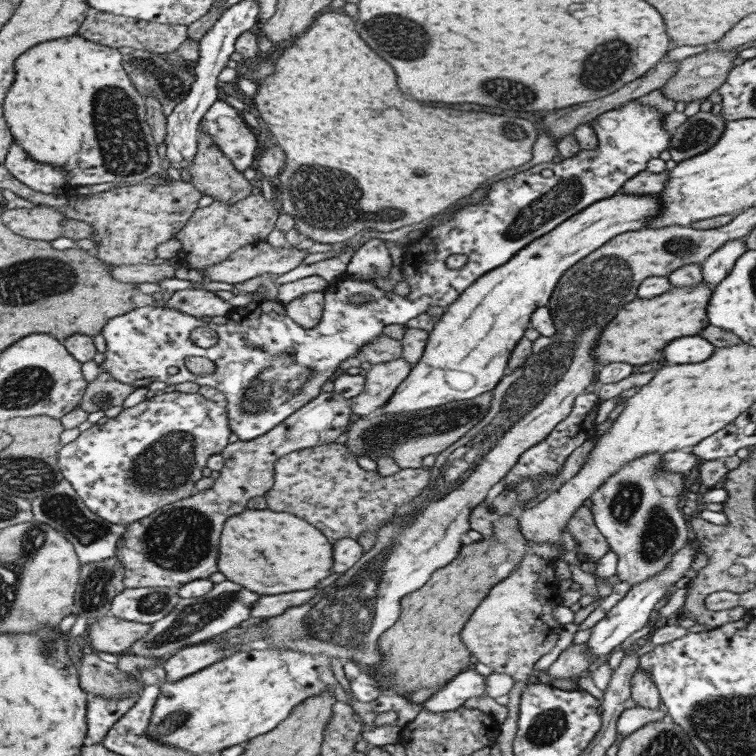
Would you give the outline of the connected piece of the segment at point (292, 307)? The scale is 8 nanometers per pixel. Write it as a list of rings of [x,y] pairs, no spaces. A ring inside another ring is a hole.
[[[323,292],[301,294],[284,305],[285,312],[295,324],[309,329],[319,322],[323,310]]]

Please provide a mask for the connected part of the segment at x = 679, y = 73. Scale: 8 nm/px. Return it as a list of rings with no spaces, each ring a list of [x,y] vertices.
[[[707,49],[679,61],[677,70],[660,93],[674,103],[690,103],[697,99],[707,99],[713,90],[718,90],[733,68],[737,50]]]

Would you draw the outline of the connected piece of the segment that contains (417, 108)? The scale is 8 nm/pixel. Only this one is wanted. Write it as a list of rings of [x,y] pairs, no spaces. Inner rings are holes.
[[[326,9],[321,14],[313,18],[313,22],[299,36],[293,38],[294,42],[285,48],[275,60],[275,70],[271,76],[263,78],[256,83],[257,89],[253,96],[252,110],[263,121],[265,128],[275,138],[275,142],[283,148],[285,152],[284,166],[278,174],[279,178],[279,198],[281,212],[289,214],[294,221],[294,228],[302,241],[308,244],[319,242],[319,244],[333,244],[338,246],[343,240],[351,238],[362,230],[375,230],[376,232],[387,233],[397,230],[403,226],[420,223],[421,221],[434,216],[453,204],[455,200],[471,194],[483,180],[517,168],[532,158],[532,147],[535,142],[537,126],[531,126],[527,118],[505,118],[505,116],[495,116],[495,114],[485,114],[485,112],[457,112],[451,108],[429,108],[421,106],[415,100],[403,98],[403,94],[397,90],[395,84],[395,74],[387,62],[383,62],[375,52],[371,52],[363,40],[357,36],[351,18],[342,11],[331,11]]]

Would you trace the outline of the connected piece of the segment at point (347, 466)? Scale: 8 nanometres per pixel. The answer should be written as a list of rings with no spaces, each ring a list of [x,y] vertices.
[[[327,443],[302,448],[277,459],[272,468],[271,489],[263,494],[266,508],[275,513],[289,513],[317,526],[327,540],[351,538],[361,533],[376,534],[391,519],[395,509],[423,492],[429,473],[426,468],[399,469],[391,476],[363,470],[345,444]]]

